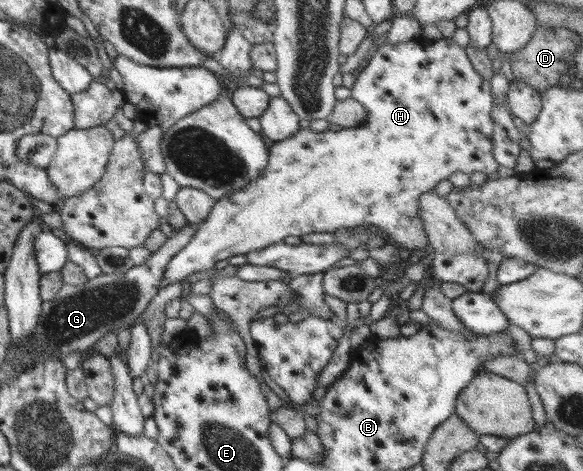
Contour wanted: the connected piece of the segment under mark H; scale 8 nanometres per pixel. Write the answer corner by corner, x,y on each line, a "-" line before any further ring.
444,37
442,40
436,41
423,41
417,38
396,45
385,43
384,45
374,47
365,61
364,69
357,74
356,81
350,92
354,100
364,105
367,112
366,120
360,126
342,127
338,131
327,129
326,131
319,132
312,129
301,129
284,140
276,141
269,148
268,164
256,181
252,181
244,189
231,192
228,196
215,201
209,216
200,223
190,242
180,252
177,252
167,264
162,286
174,282
184,282
186,276
190,276
190,274
215,268
214,265
219,260
229,260
229,258
237,254
246,254
247,252
266,248
271,244
282,243
286,236
302,237
314,232
334,232
344,228
356,228
357,226
376,228
380,232
386,233
392,242
398,242
398,244
402,244
402,246
408,249
425,250
424,247
429,244
429,240
422,219
419,217
420,195
425,192
435,191
435,187
440,181
450,179
450,176
454,172
458,172
458,170
468,175
472,174
472,172
484,172
488,175
497,170
499,164
493,155
492,135
494,131
491,119
493,96
490,81
484,80
474,70
465,49
456,44
452,37

